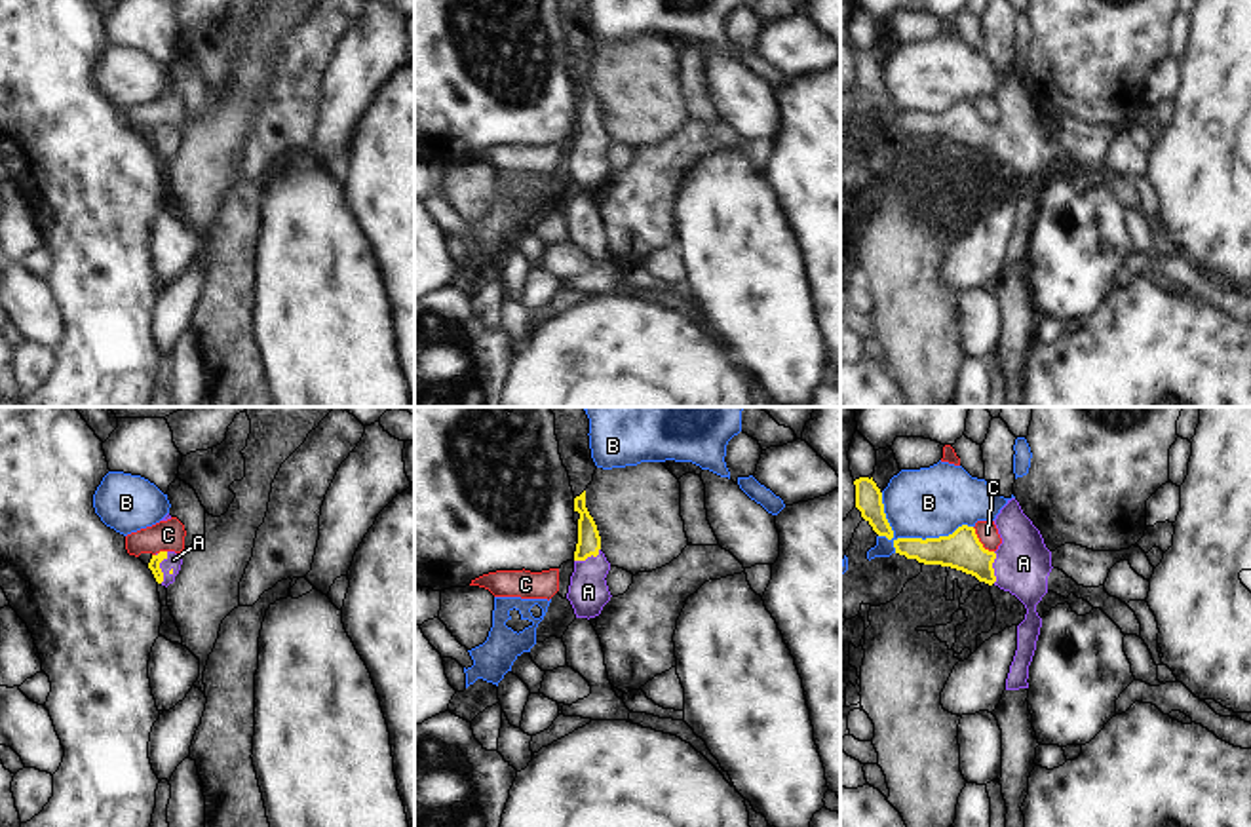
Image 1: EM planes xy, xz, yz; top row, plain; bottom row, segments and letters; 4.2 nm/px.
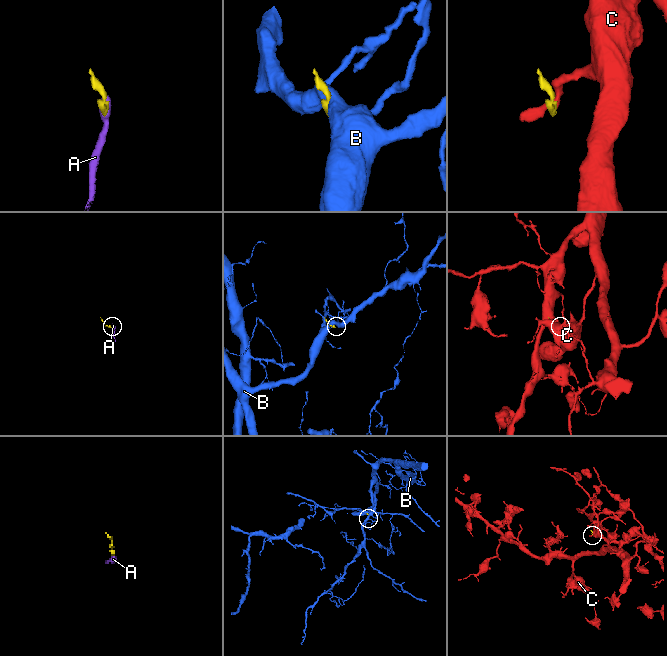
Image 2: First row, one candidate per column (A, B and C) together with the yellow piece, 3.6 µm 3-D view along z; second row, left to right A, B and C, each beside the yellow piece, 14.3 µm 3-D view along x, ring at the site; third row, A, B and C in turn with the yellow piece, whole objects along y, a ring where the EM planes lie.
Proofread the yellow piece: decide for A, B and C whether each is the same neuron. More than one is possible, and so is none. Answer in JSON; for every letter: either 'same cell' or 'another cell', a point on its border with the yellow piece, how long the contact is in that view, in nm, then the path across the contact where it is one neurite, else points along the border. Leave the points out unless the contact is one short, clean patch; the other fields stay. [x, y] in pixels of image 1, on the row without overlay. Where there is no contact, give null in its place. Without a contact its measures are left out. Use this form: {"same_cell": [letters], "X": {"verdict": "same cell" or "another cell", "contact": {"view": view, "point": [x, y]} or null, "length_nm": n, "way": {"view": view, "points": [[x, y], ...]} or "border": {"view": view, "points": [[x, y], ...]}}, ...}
{"same_cell": ["A"], "A": {"verdict": "same cell", "contact": {"view": "xy", "point": [158, 141]}, "length_nm": 140, "way": {"view": "xy", "points": [[154, 137], [158, 141], [173, 134]]}}, "B": {"verdict": "another cell", "contact": {"view": "yz", "point": [911, 113]}, "length_nm": 420}, "C": {"verdict": "another cell", "contact": {"view": "yz", "point": [980, 116]}, "length_nm": 140, "border": {"view": "yz", "points": [[972, 101], [978, 115], [993, 126]]}}}

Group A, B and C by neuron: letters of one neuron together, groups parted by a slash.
A / B / C

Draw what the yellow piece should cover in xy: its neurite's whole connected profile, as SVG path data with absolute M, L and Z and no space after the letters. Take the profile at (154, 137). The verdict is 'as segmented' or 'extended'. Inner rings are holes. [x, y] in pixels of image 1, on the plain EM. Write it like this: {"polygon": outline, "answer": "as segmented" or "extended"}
{"polygon": "M160 125L152 129L148 143L152 144L154 152L162 160L169 160L175 156L183 139L183 129L175 125Z", "answer": "extended"}

